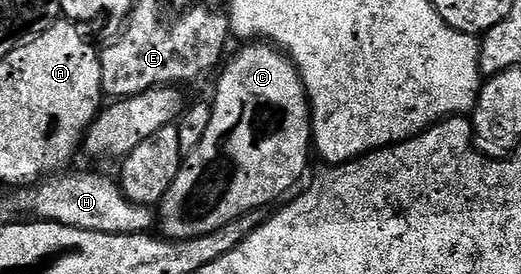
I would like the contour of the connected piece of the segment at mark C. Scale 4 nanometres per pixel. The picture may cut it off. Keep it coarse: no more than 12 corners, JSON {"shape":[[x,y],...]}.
{"shape":[[249,43],[220,70],[203,143],[159,229],[182,241],[264,210],[304,175],[297,66]]}

